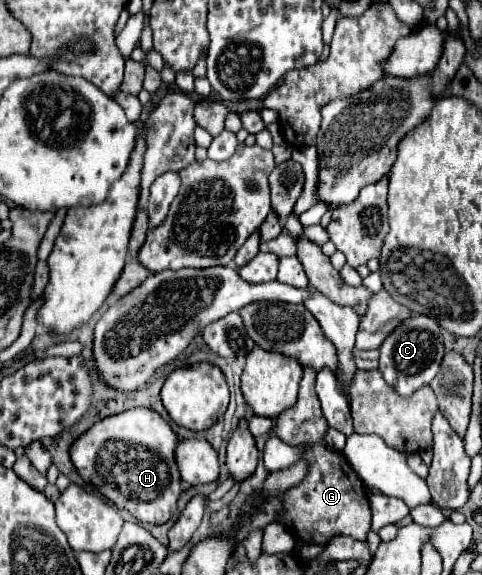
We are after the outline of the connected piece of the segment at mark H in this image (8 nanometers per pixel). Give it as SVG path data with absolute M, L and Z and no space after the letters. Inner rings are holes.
M136 407L94 423L70 445L70 459L78 475L118 509L126 509L142 523L166 523L180 497L180 473L174 463L178 437L152 409Z

